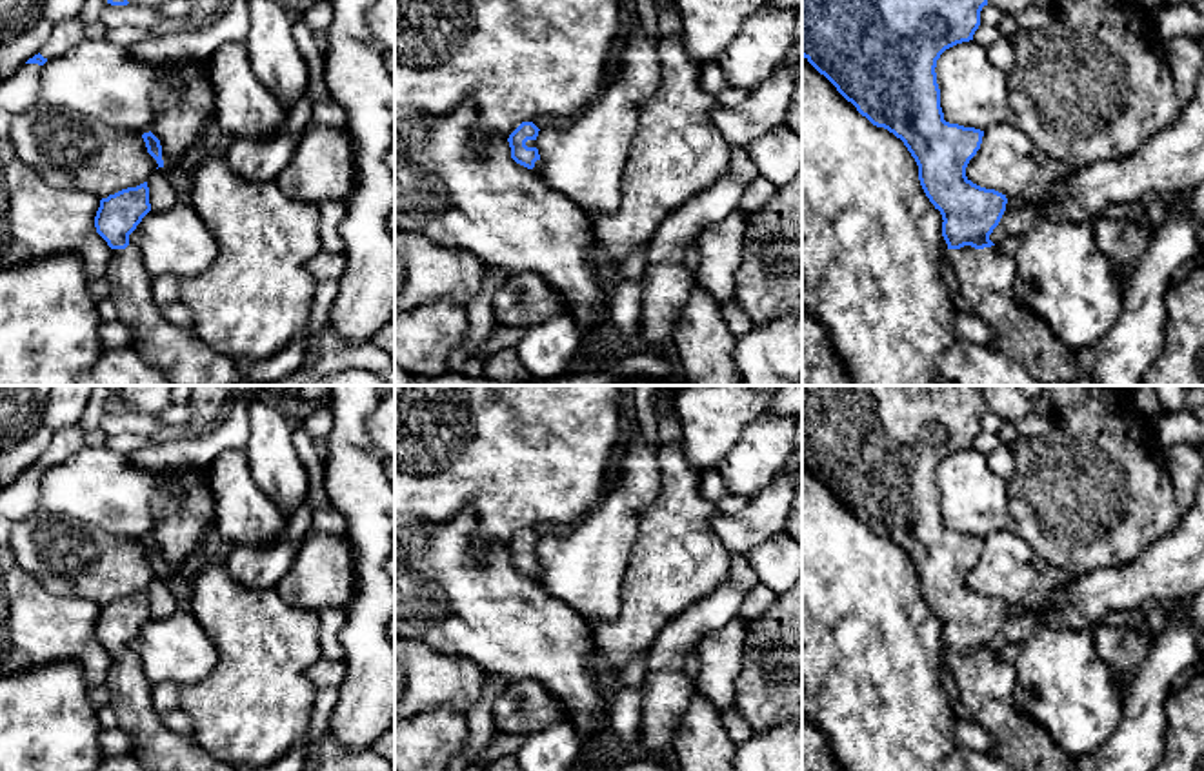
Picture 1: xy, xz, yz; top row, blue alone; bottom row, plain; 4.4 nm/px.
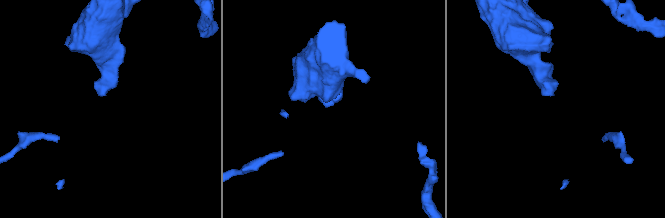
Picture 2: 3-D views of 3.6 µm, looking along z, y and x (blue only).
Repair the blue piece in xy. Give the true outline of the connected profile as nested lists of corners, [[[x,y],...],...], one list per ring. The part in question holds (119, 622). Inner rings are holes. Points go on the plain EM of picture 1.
[[[147,589],[122,596],[100,607],[95,624],[96,640],[113,656],[105,686],[118,727],[133,735],[131,753],[149,771],[236,771],[202,751],[191,736],[169,731],[153,706],[153,684],[129,642],[151,618]]]

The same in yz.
[[[802,386],[802,464],[862,524],[900,546],[915,566],[920,593],[942,622],[946,666],[960,700],[995,740],[991,755],[1018,771],[1077,771],[1049,733],[1017,709],[1015,669],[989,647],[1008,606],[966,584],[984,538],[946,529],[940,515],[937,467],[946,456],[973,447],[984,413],[978,386]]]

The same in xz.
[[[522,529],[507,546],[511,555],[511,566],[538,580],[542,576],[542,567],[537,556],[538,535],[533,529]]]

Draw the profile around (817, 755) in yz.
[[[802,713],[802,771],[844,771],[835,760],[828,738]]]

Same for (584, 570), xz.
[[[626,413],[620,451],[624,458],[618,480],[602,500],[573,526],[567,536],[542,536],[537,544],[542,567],[538,584],[549,596],[582,615],[593,633],[600,622],[615,618],[620,611],[620,586],[638,535],[638,518],[660,489],[657,449],[642,436],[635,415]]]

